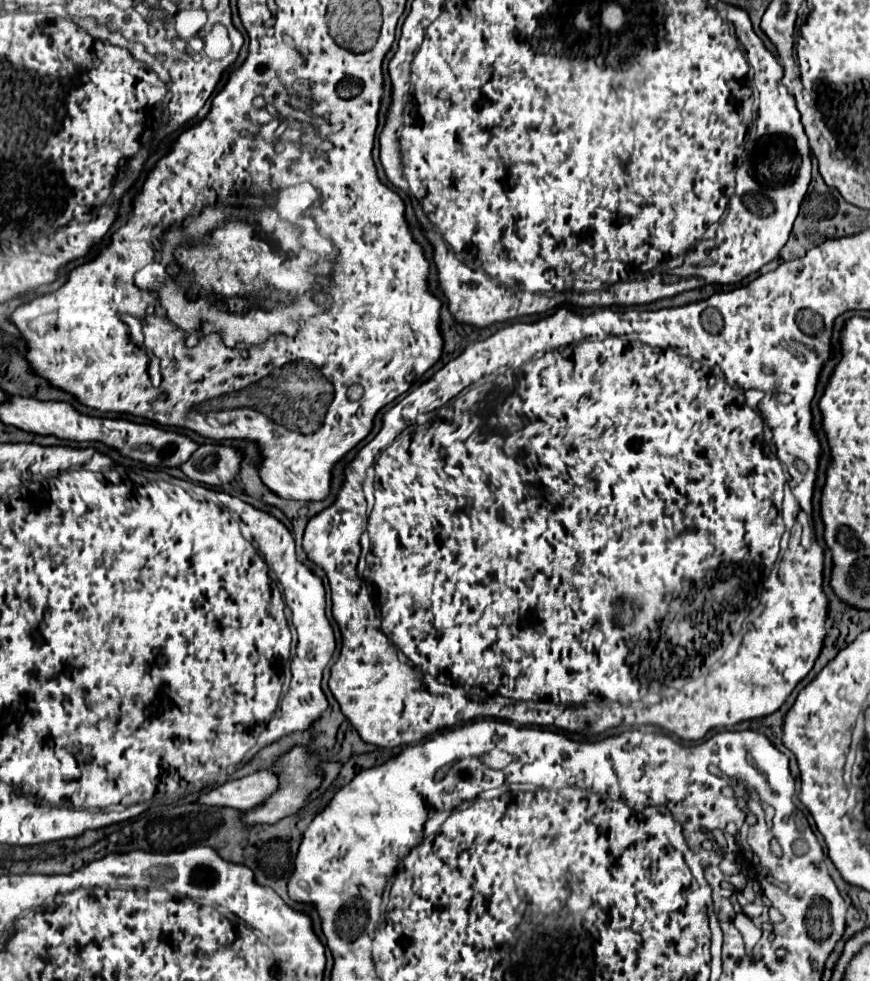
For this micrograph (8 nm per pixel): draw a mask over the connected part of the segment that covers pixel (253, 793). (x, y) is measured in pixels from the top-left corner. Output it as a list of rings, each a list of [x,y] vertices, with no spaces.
[[[272,769],[256,771],[252,775],[246,775],[236,781],[228,781],[220,785],[218,789],[212,789],[210,793],[202,795],[198,803],[204,805],[218,805],[218,807],[234,807],[250,811],[258,805],[262,805],[274,791],[278,791],[278,775]]]

